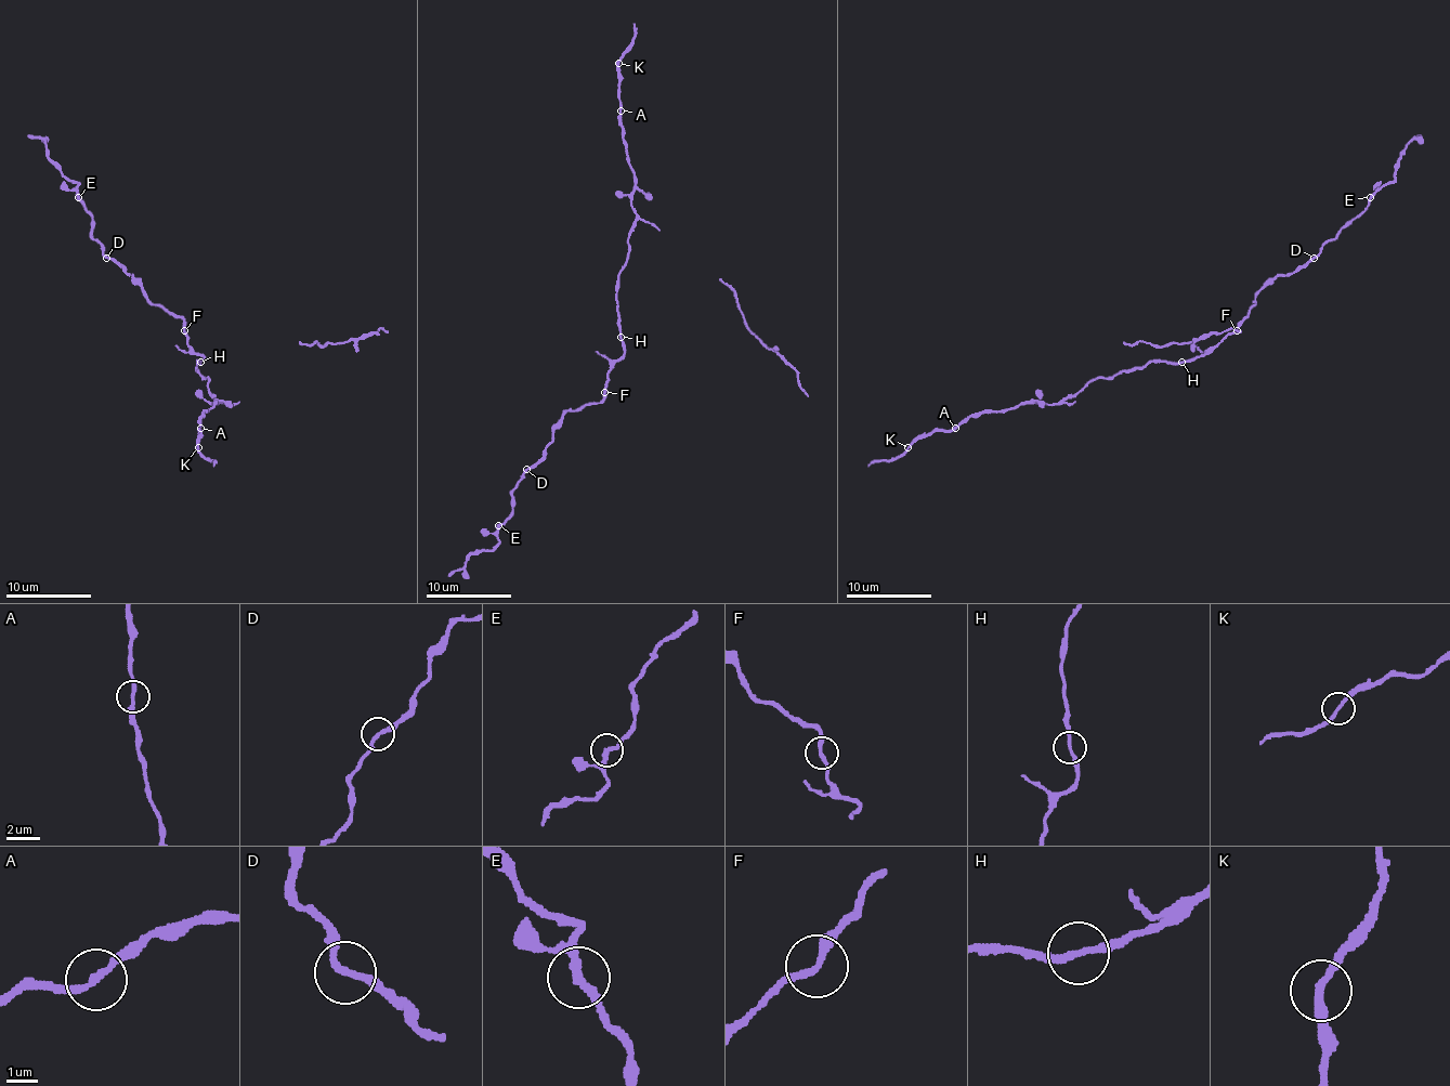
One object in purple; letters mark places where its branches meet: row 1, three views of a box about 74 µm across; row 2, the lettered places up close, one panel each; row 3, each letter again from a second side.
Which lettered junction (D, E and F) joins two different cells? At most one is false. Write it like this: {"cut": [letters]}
{"cut": ["F"]}

